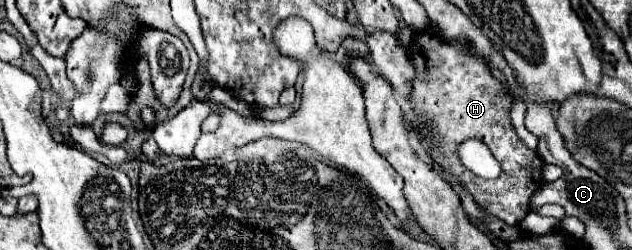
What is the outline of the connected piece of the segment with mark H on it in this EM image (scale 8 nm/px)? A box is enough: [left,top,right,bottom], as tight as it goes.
[409,30,543,228]

